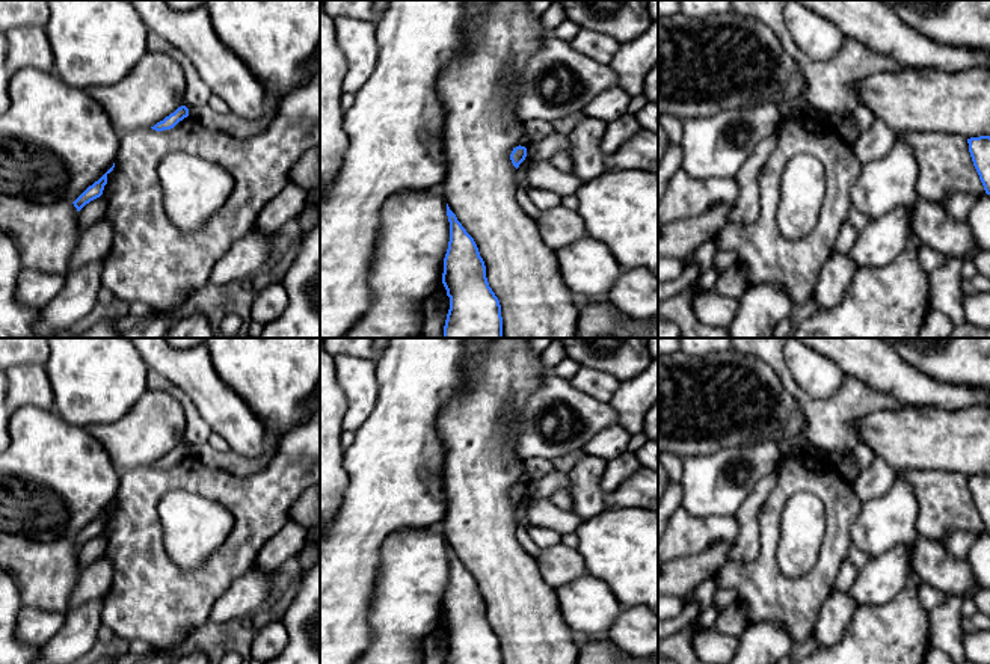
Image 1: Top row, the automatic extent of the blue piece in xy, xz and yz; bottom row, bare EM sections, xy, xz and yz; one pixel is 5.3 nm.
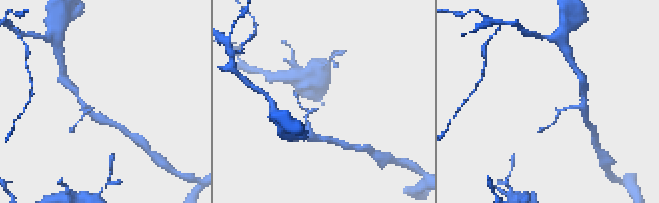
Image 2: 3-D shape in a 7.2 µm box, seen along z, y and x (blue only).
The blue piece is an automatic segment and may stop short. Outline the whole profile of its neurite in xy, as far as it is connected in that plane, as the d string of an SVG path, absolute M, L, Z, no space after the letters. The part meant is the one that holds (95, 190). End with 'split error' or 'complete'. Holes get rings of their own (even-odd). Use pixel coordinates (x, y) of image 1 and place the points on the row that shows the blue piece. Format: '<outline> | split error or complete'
M113 166L92 186L89 186L72 204L80 211L86 204L103 195L104 186L107 184L107 175L113 171Z | complete

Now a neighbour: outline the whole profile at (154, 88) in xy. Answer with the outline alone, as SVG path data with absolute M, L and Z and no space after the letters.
M148 50L119 83L89 88L86 92L106 110L122 137L154 127L181 107L186 77L169 54Z

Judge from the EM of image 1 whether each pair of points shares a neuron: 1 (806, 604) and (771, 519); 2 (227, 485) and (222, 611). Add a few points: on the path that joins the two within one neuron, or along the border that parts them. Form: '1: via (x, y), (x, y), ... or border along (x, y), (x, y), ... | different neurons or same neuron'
1: via (784, 586), (768, 571), (768, 542) | same neuron
2: border along (248, 571), (213, 604), (207, 617) | different neurons

